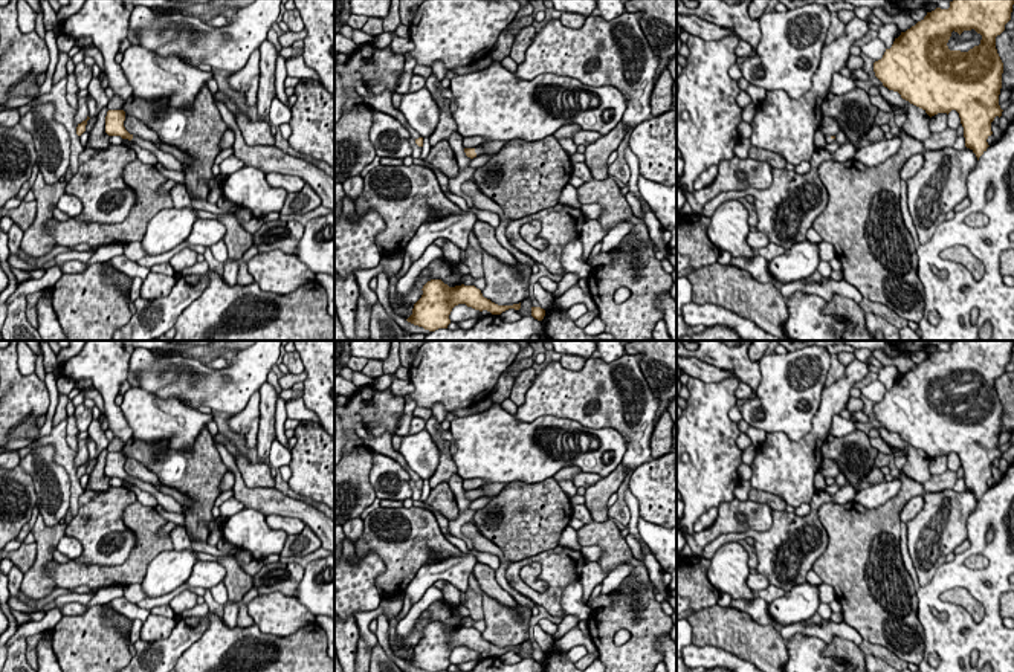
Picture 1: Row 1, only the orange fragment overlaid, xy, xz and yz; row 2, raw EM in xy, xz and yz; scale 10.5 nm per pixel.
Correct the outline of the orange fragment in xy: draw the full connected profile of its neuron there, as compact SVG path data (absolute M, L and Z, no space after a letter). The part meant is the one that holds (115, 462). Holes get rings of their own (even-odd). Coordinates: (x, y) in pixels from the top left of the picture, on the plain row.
M108 452L105 458L105 475L108 478L121 478L122 481L128 481L139 487L140 490L151 493L157 499L157 504L166 512L185 515L183 506L180 506L171 495L159 492L154 484L130 477L124 469L124 463L124 452Z

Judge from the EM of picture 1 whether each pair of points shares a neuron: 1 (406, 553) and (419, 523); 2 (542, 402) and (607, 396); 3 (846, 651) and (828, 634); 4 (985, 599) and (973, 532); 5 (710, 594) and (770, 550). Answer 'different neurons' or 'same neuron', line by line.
1: same neuron
2: same neuron
3: different neurons
4: same neuron
5: different neurons

